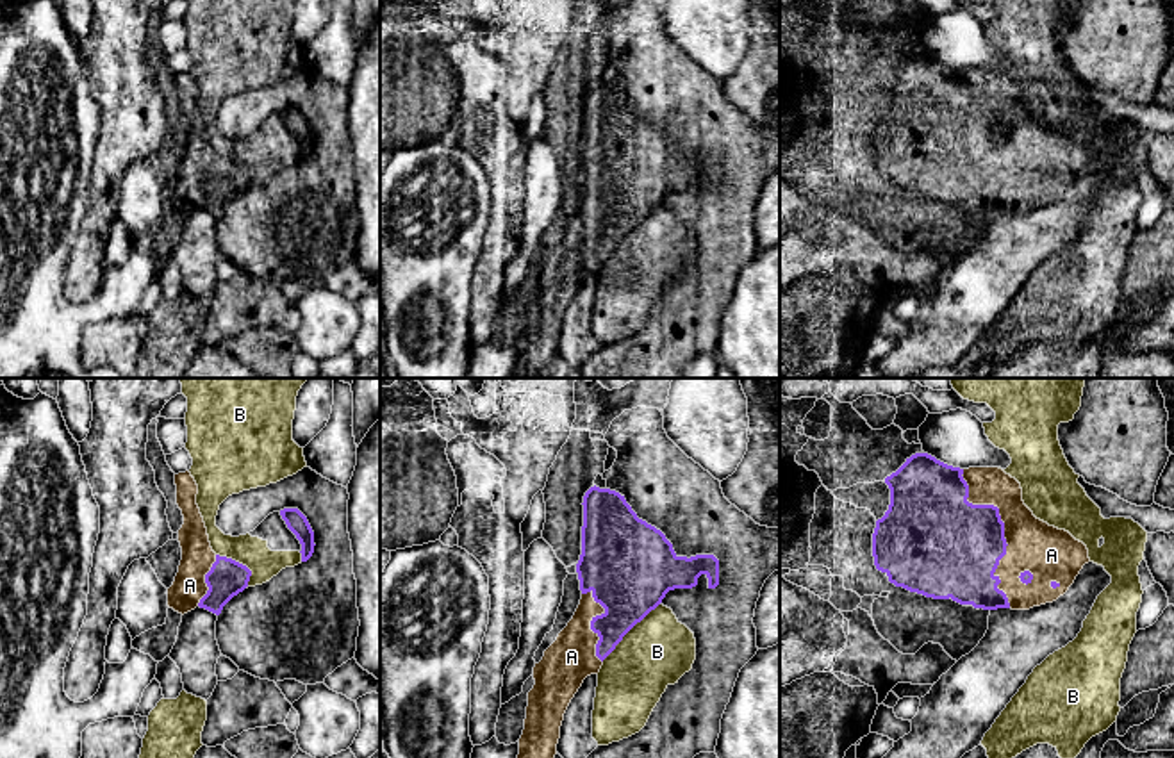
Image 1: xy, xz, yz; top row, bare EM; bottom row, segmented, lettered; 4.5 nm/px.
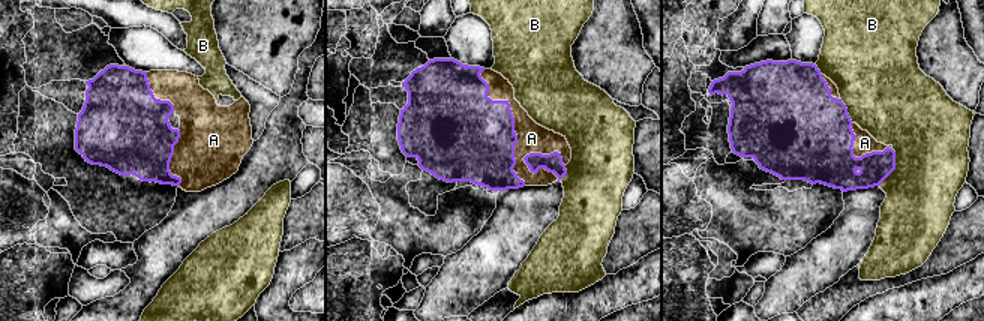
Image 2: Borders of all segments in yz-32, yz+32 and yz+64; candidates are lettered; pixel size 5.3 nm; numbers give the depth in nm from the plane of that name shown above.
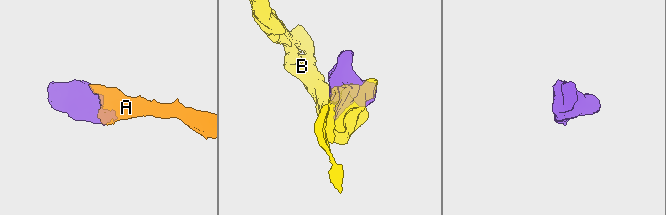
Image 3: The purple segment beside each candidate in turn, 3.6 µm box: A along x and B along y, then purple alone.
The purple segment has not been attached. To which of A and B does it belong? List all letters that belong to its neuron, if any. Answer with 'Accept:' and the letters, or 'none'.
Accept: A

